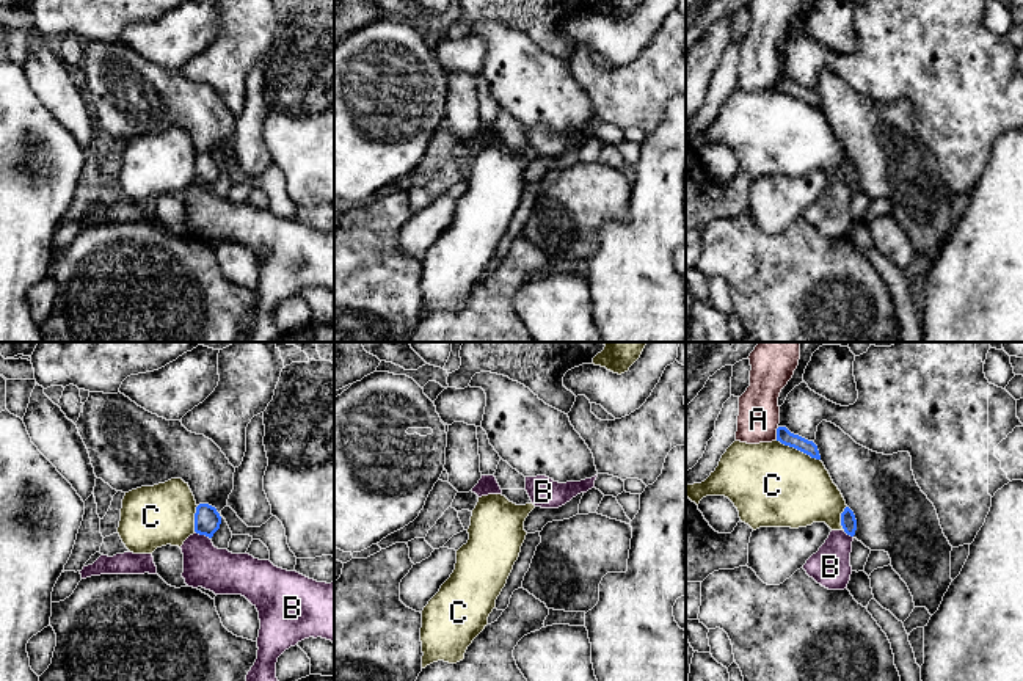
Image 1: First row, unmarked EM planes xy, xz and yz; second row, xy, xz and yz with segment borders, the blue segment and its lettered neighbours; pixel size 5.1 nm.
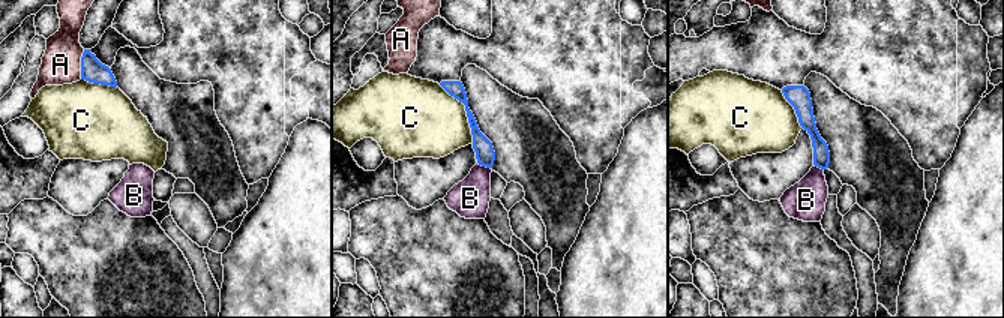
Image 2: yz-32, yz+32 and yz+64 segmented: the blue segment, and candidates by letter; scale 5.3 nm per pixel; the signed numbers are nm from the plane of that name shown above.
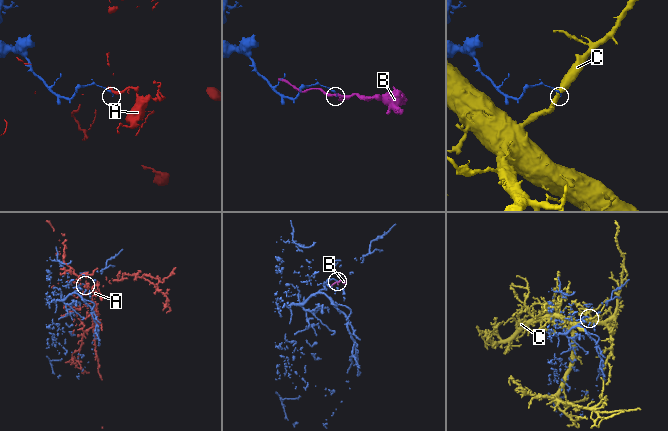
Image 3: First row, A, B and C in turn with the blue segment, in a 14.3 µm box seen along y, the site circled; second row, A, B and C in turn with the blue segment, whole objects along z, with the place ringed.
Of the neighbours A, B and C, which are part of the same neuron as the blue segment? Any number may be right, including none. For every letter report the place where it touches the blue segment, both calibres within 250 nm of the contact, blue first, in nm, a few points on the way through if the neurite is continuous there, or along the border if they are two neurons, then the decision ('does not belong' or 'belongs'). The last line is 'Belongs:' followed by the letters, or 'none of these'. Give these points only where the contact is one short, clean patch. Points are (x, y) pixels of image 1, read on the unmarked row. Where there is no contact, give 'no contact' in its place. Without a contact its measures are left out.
A: yz (777, 82) | 80/220 nm | along yz (779, 76), (775, 87) | does not belong
B: xy (203, 182) | 140/220 nm | along xy (195, 179), (209, 187) | does not belong
C: yz (797, 98) | 80/440 nm | does not belong
Belongs: none of these

